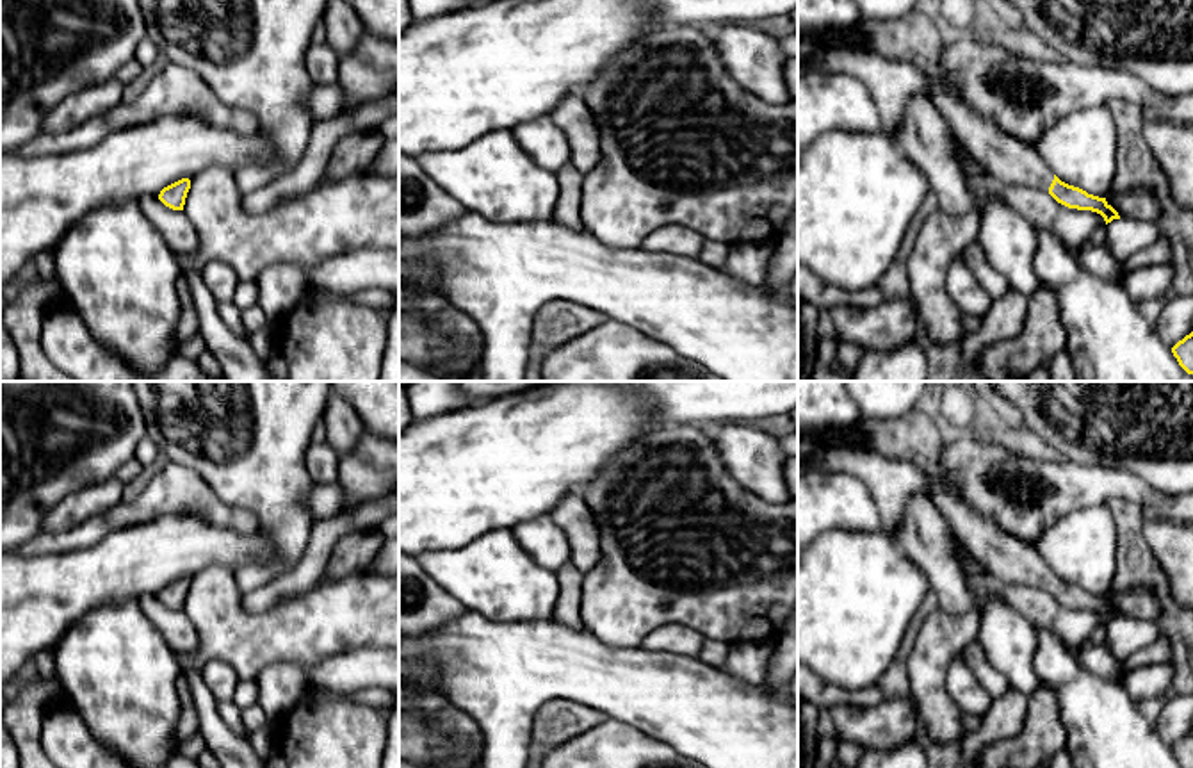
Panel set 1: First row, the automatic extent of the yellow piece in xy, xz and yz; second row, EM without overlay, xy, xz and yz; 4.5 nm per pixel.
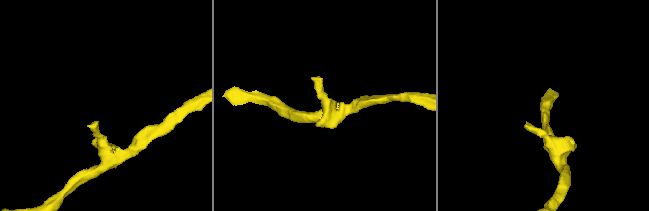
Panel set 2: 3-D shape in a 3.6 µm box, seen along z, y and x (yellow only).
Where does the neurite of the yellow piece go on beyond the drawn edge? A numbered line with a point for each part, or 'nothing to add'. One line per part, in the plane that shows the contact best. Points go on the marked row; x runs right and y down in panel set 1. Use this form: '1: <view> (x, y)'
1: yz (914, 38)

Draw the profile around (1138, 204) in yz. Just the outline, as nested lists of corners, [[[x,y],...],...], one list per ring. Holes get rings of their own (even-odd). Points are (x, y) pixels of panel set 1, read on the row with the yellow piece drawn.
[[[1136,187],[1124,192],[1111,191],[1106,201],[1120,217],[1154,223],[1161,216],[1157,198],[1147,187]]]

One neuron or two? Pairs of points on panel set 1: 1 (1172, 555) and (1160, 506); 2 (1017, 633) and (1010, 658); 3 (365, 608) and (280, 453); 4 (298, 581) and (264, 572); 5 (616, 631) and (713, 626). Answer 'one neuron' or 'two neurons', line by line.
1: two neurons
2: one neuron
3: two neurons
4: two neurons
5: one neuron

